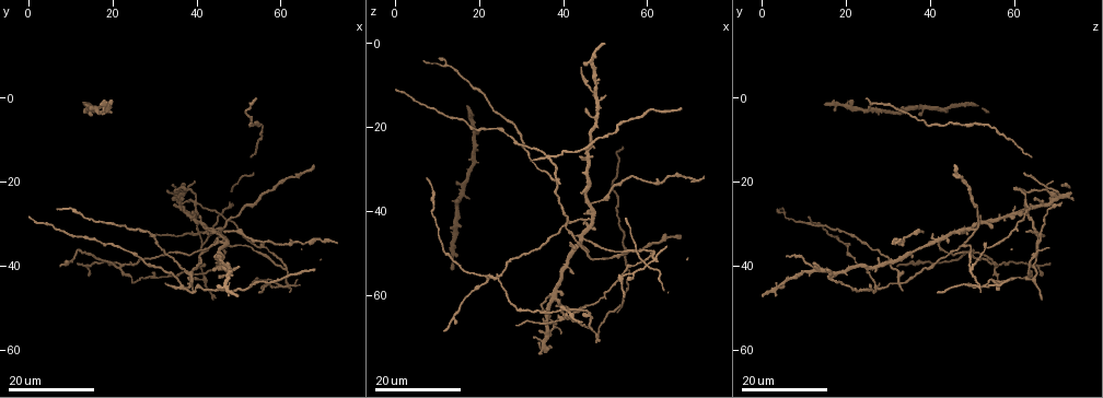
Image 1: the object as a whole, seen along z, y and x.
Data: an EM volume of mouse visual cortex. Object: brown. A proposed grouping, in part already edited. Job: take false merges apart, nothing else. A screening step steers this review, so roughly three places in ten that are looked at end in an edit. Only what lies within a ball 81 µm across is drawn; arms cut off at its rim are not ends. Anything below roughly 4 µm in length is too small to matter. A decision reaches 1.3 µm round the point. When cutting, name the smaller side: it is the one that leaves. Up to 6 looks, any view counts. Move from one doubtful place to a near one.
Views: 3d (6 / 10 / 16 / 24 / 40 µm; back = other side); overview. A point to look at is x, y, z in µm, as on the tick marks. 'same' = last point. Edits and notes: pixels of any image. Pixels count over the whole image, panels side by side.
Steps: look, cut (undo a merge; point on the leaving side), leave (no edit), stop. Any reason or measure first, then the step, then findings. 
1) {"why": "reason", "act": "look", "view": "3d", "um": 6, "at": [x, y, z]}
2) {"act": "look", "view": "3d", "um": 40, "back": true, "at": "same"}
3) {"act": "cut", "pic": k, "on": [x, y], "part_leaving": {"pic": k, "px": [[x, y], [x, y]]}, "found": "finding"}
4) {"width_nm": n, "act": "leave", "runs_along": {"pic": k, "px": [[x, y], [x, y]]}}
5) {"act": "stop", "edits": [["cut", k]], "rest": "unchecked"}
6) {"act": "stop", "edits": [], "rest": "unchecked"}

{"why": "sudden change in width", "act": "look", "view": "3d", "um": 16, "at": [37.0, 22.5, 68.0]}

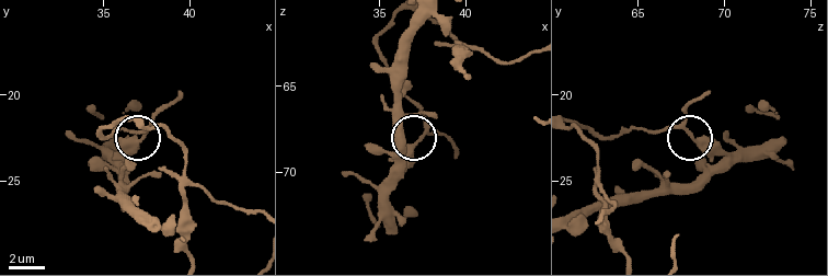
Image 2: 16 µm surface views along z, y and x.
{"why": "closer look", "act": "look", "view": "3d", "um": 6, "at": [37.1, 22.7, 68.3]}

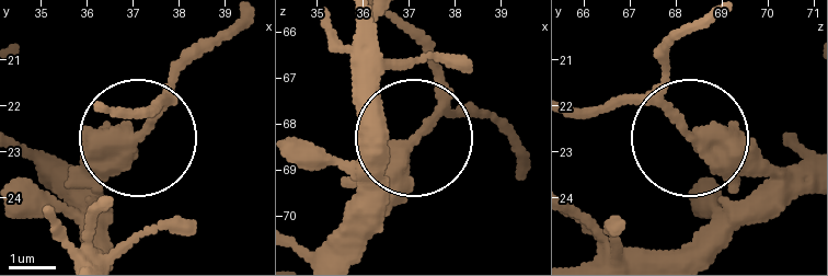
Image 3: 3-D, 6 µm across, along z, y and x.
{"act": "cut", "pic": 3, "on": [429, 131], "part_leaving": {"pic": 3, "px": [[723, 153], [645, 106], [574, 106]]}, "found": "a second neuron is stuck on"}

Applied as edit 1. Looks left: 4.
{"act": "look", "view": "overview"}

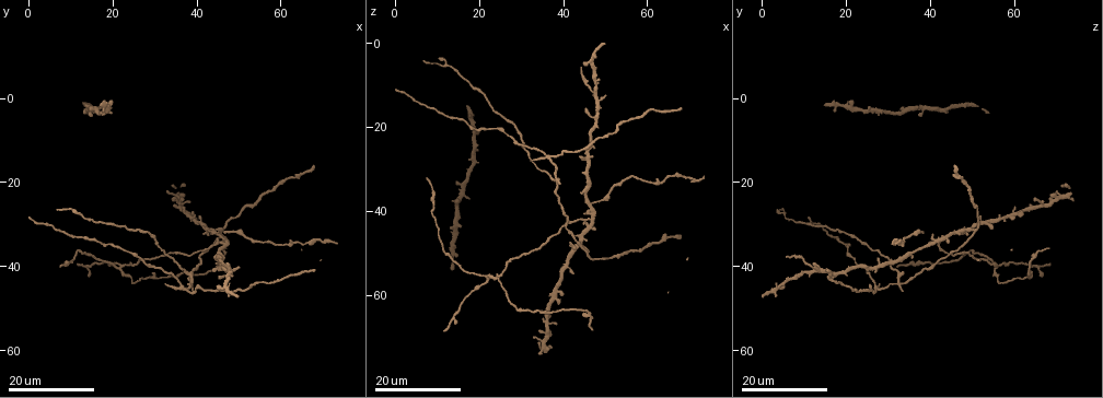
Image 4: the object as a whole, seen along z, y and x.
{"why": "looks like a crossing", "act": "look", "view": "3d", "um": 16, "at": [46.5, 33.5, 41.5]}

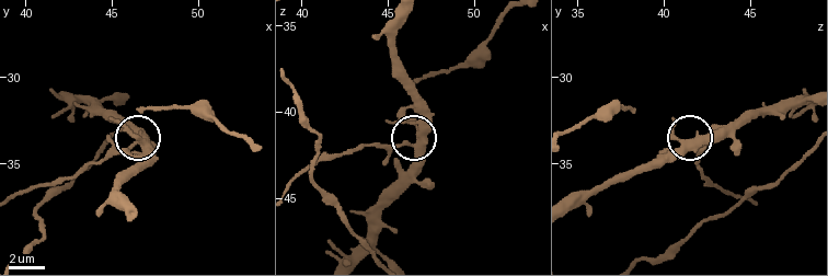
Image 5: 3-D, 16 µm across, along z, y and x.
{"why": "zoom in", "act": "look", "view": "3d", "um": 6, "at": [46.4, 33.9, 41.8]}

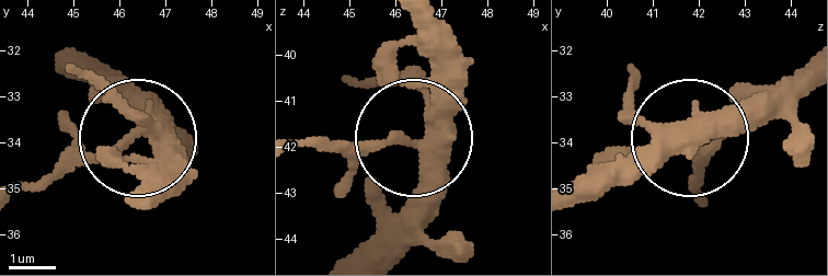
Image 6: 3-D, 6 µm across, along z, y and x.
{"width_nm": 370, "act": "cut", "pic": 6, "on": [72, 141], "part_leaving": {"pic": 6, "px": [[130, 133], [29, 180]]}, "found": "a second neuron is stuck on"}

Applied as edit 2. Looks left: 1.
{"act": "stop", "edits": [["cut", 3], ["cut", 6]], "rest": "unchecked"}

